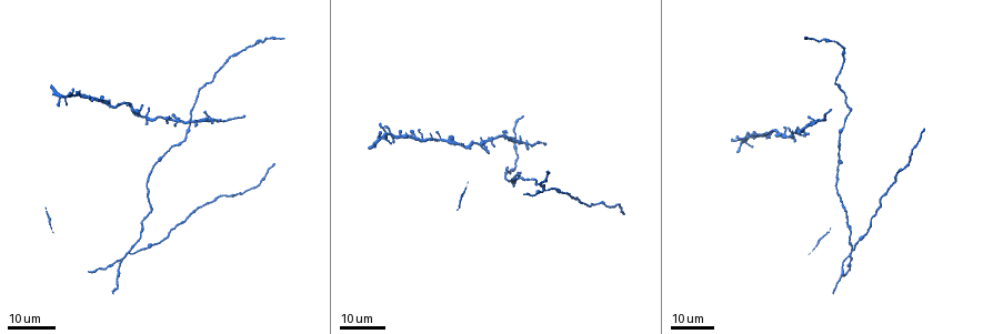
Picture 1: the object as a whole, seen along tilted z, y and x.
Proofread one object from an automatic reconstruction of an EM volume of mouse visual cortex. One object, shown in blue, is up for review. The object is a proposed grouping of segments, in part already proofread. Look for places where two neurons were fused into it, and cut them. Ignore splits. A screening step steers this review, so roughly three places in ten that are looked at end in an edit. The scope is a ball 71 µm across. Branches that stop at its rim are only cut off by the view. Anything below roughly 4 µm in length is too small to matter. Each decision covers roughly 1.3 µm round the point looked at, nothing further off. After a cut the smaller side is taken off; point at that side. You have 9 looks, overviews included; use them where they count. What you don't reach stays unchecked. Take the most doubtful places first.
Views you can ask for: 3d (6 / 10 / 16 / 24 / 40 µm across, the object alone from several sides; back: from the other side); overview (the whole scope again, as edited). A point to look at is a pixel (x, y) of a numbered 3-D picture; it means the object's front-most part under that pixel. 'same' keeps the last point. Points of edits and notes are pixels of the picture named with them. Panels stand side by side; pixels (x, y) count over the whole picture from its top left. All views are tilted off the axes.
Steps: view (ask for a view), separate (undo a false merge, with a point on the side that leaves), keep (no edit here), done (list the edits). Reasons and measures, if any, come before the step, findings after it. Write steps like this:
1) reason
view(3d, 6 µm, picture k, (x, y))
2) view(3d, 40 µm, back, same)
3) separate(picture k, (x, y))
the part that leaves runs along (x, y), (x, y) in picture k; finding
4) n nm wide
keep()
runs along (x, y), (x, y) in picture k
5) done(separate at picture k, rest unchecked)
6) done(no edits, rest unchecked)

branch point
view(3d, 16 µm, picture 1, (128, 250))

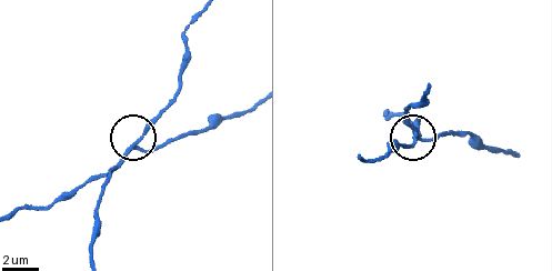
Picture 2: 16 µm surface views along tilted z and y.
zoom in
view(3d, 10 µm, picture 2, (134, 146))

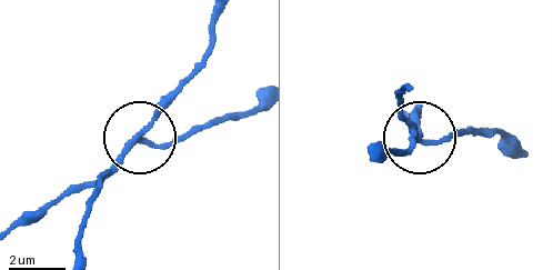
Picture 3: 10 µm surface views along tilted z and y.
view(3d, 10 µm, back, picture 3, (142, 138))

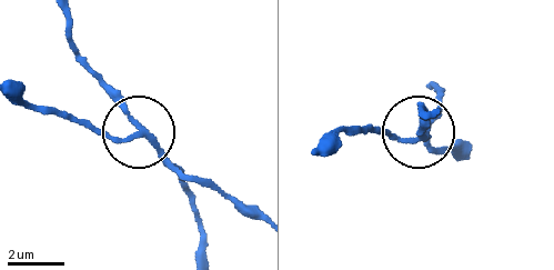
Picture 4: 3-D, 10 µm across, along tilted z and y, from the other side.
170 nm wide
separate(picture 4, (118, 137))
the part that leaves runs along (152, 141), (119, 139), (21, 106) in picture 4; a second neuron is stuck on

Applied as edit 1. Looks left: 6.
two arms in line, one across
view(3d, 16 µm, picture 1, (529, 146))

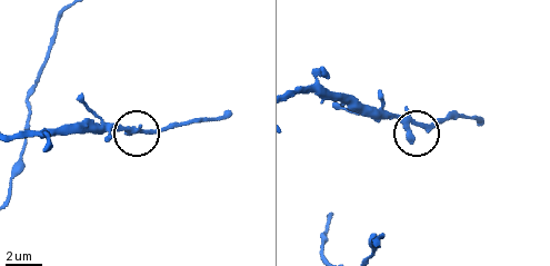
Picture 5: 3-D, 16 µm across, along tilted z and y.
closer look
view(3d, 6 µm, picture 5, (414, 123))

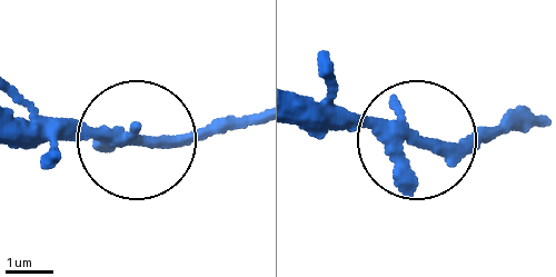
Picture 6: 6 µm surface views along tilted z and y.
260 nm wide
keep()
continuous, no second neuron

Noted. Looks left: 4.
view(overview)

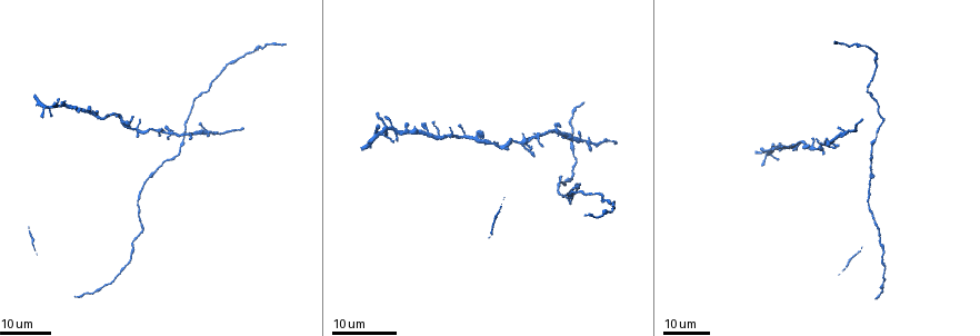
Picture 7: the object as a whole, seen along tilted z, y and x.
view(3d, 24 µm, picture 7, (143, 189))

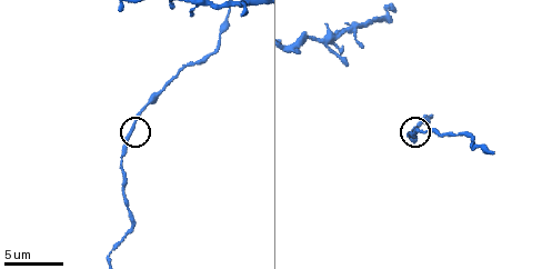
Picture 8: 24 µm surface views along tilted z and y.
view(3d, 10 µm, picture 8, (129, 133))

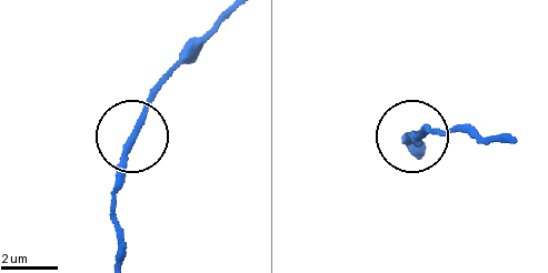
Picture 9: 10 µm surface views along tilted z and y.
side arm 55 µm
keep()
runs along (135, 127), (115, 200) in picture 9; continuous, no second neuron

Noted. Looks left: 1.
done(separate at picture 4, rest unchecked)

